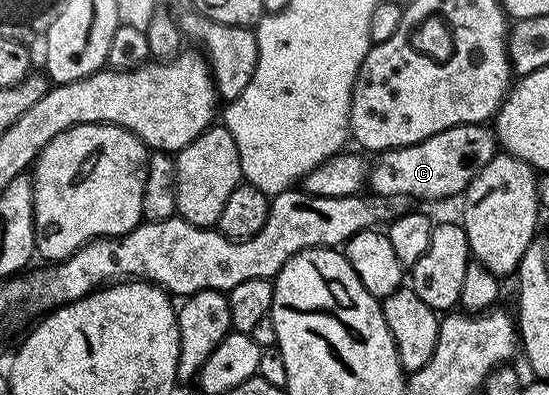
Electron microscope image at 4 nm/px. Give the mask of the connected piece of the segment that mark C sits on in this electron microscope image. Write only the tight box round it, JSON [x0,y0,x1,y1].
[367,124,499,202]

